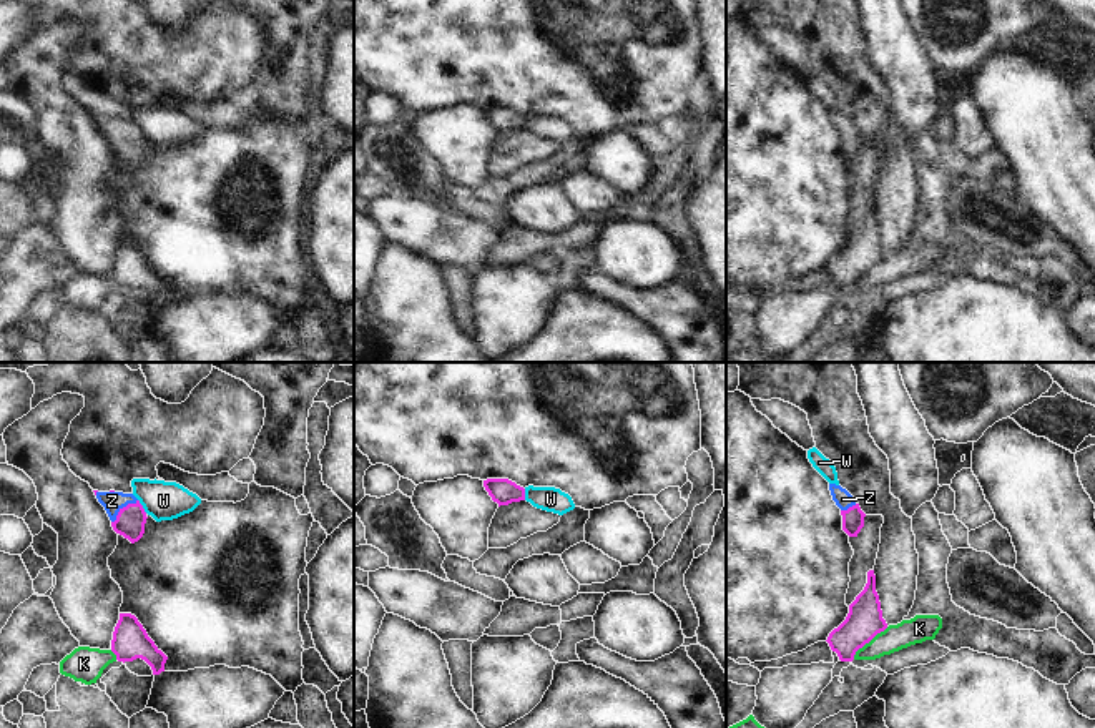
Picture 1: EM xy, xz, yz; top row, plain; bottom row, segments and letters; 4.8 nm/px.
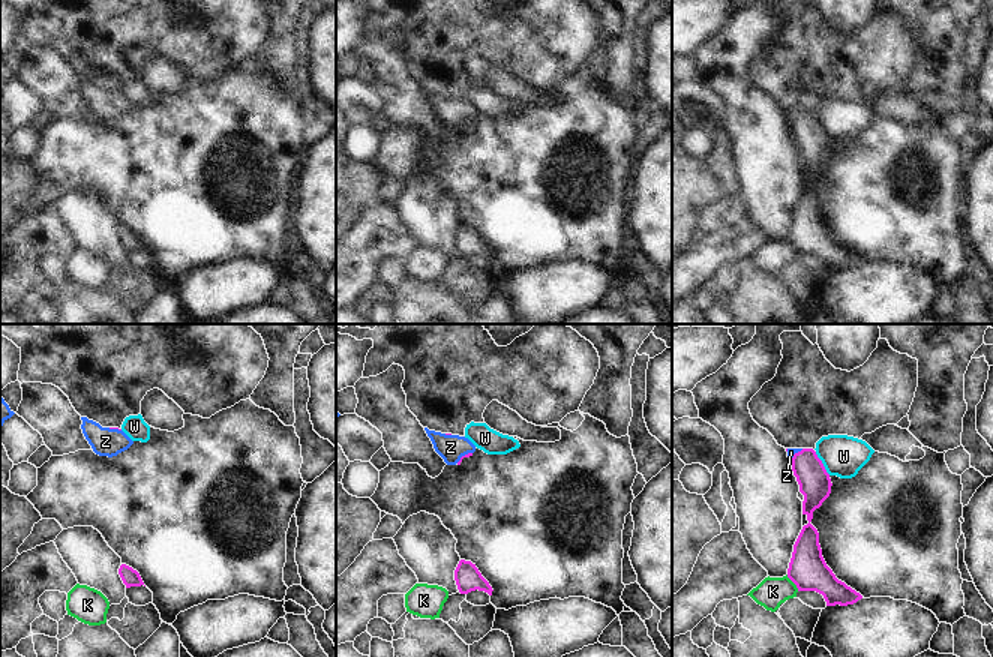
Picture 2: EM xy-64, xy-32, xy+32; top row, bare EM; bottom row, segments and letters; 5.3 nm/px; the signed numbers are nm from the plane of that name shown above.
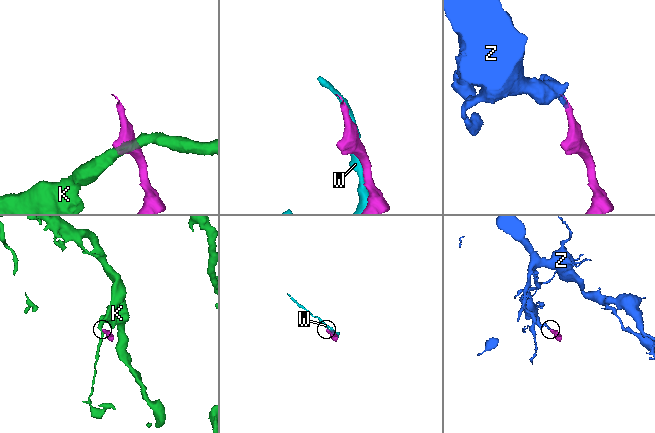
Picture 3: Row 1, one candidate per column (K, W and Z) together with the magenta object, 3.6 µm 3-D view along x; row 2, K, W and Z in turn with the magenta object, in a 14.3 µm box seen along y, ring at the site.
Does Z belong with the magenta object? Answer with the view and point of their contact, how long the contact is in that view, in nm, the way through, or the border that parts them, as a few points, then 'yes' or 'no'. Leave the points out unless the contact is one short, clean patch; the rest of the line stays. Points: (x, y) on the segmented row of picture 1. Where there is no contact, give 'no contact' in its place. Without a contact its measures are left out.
contact xy (122, 509); length 170 nm; way xy (130, 522), (122, 509), (112, 501); yes

